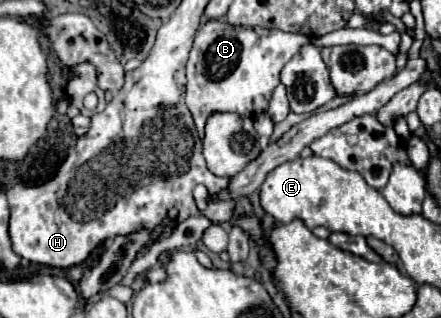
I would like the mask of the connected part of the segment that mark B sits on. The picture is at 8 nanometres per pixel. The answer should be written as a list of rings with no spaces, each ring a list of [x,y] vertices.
[[[208,20],[200,26],[186,64],[186,106],[192,112],[198,136],[204,138],[206,120],[216,112],[236,112],[240,116],[268,112],[270,96],[280,84],[278,74],[282,66],[308,42],[310,38],[302,34],[242,26],[234,28],[220,20]]]

